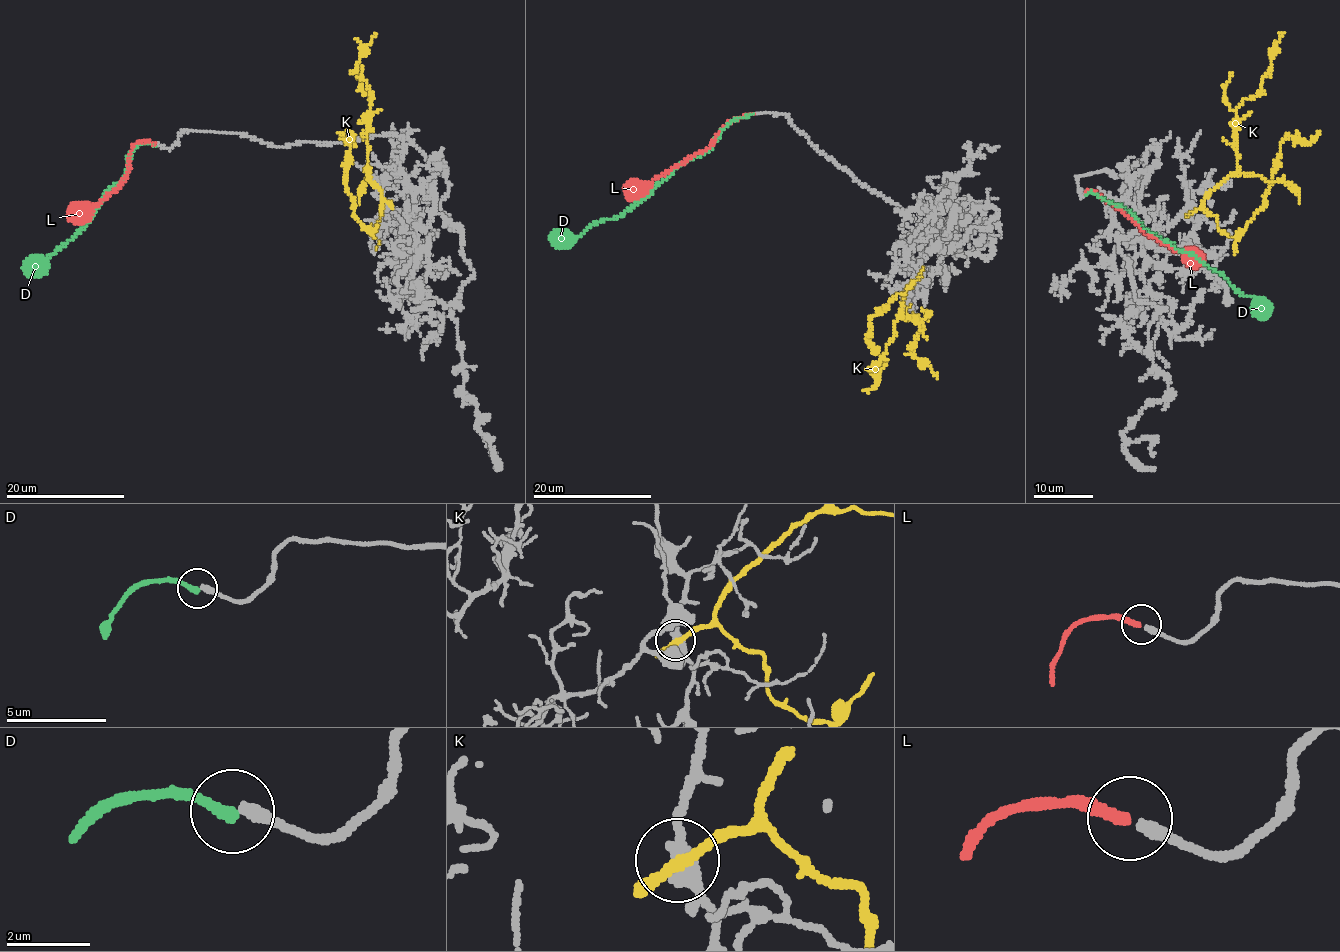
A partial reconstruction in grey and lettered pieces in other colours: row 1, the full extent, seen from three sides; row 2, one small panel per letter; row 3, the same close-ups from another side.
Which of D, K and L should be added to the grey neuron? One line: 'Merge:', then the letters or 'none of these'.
Merge: L

